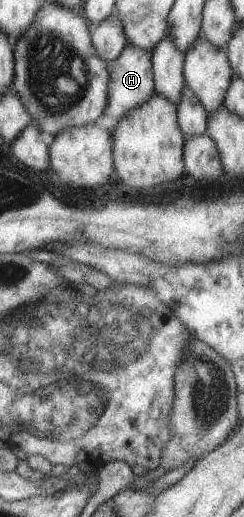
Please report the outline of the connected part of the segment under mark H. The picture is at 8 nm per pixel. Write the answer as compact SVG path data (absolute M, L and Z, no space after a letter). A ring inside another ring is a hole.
M126 43L125 48L112 60L107 63L108 70L108 103L104 108L105 114L111 118L110 134L114 124L128 113L129 109L148 101L155 93L152 73L151 51L139 49L138 46Z

